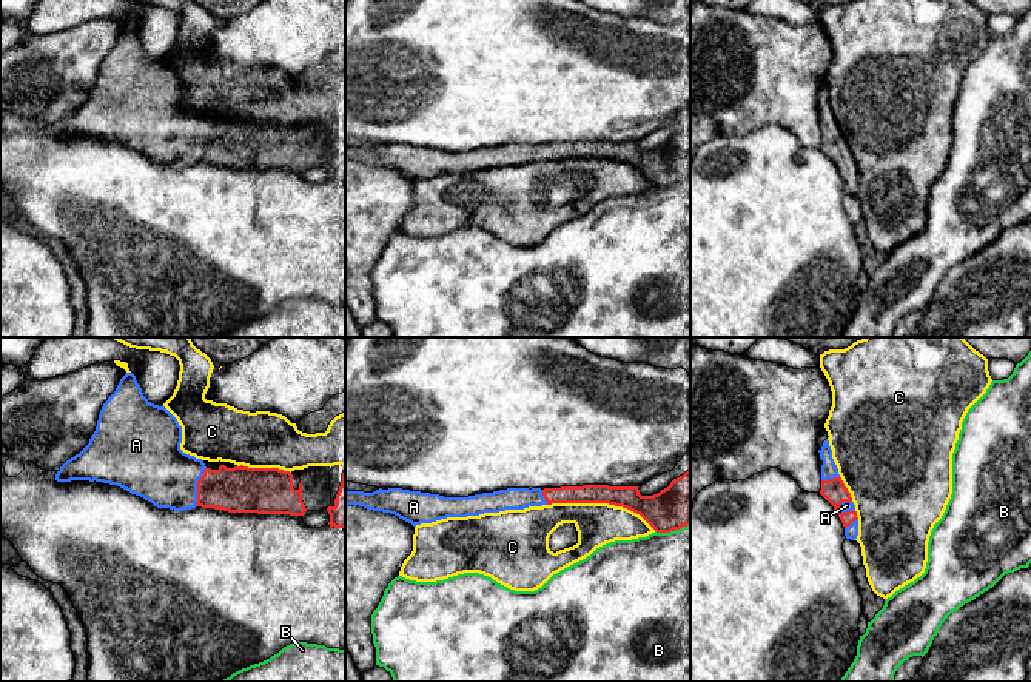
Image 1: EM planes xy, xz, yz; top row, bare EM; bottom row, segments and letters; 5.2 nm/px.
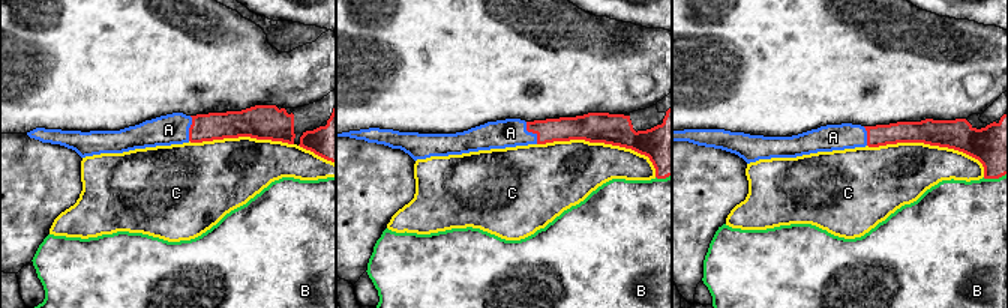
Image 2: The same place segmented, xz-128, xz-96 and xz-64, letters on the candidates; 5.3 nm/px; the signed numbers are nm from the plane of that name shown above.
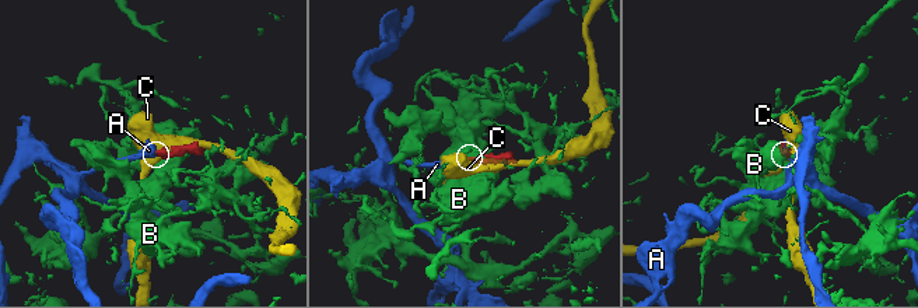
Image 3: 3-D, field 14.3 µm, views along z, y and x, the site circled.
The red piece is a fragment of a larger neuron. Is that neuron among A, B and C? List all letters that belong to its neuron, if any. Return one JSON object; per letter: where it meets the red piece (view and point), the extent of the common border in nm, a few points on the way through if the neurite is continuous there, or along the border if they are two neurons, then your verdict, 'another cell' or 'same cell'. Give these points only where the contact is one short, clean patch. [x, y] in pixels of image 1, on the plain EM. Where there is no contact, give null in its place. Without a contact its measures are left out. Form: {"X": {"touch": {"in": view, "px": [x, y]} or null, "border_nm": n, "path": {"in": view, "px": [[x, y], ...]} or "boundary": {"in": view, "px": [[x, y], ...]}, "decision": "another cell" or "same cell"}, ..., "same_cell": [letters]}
{"A": {"touch": {"in": "xy", "px": [198, 142]}, "border_nm": 220, "path": {"in": "xy", "px": [[236, 145], [198, 142], [171, 134], [154, 122]]}, "decision": "same cell"}, "B": {"touch": {"in": "xz", "px": [672, 185]}, "border_nm": 190, "decision": "another cell"}, "C": {"touch": {"in": "xz", "px": [601, 157]}, "border_nm": 600, "decision": "another cell"}, "same_cell": ["A"]}

